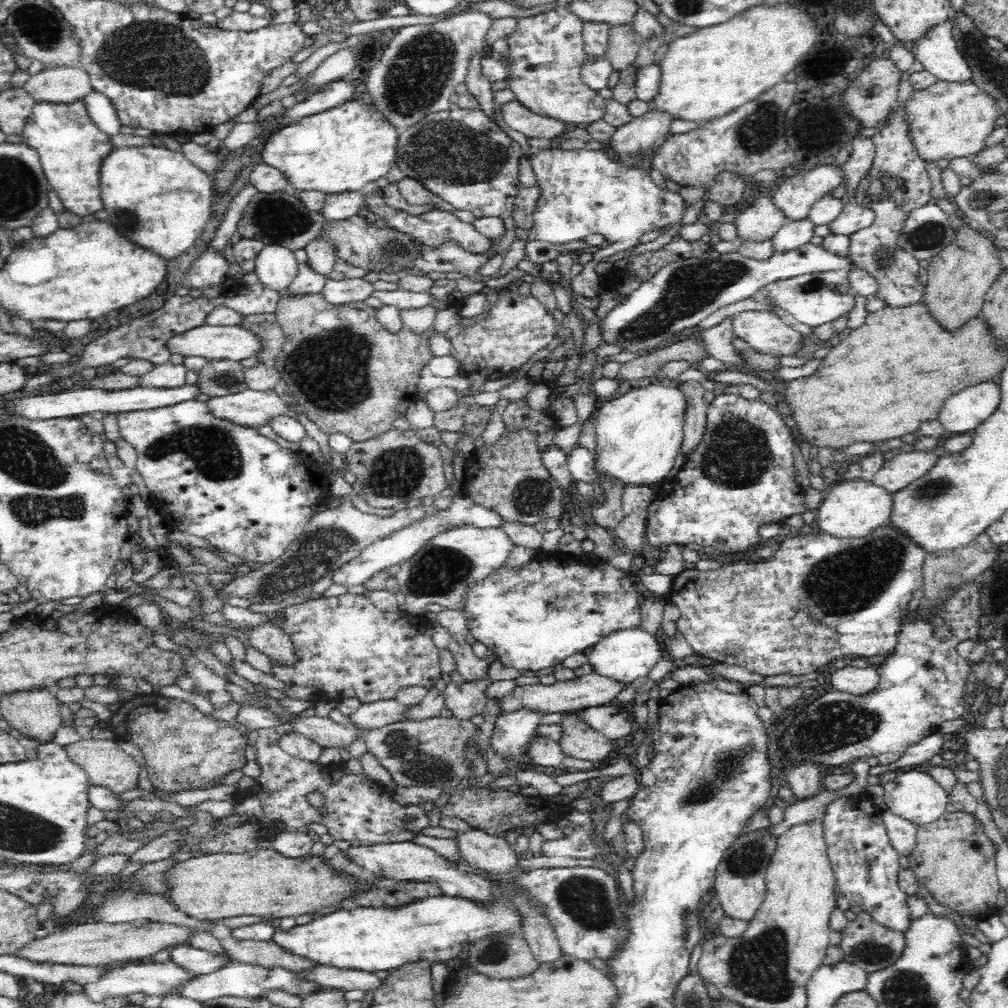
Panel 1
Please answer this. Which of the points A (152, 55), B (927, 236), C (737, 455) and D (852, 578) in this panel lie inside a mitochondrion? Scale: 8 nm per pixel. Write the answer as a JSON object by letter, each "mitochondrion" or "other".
{"A":"mitochondrion","B":"mitochondrion","C":"mitochondrion","D":"mitochondrion"}

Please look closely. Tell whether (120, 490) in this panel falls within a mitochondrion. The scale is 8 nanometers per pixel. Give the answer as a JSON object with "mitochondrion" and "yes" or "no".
{"mitochondrion":"no"}

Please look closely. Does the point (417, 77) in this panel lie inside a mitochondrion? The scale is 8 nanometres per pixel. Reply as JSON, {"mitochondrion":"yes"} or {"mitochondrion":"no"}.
{"mitochondrion":"yes"}

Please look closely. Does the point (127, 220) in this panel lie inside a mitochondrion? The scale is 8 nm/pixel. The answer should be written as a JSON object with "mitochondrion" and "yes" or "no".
{"mitochondrion":"yes"}

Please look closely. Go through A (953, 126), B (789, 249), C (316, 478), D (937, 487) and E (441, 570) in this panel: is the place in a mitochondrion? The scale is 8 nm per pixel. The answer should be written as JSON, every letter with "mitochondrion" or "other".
{"A":"other","B":"other","C":"other","D":"mitochondrion","E":"mitochondrion"}

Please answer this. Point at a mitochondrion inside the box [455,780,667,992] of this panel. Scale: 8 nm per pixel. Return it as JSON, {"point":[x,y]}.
{"point":[585,901]}

